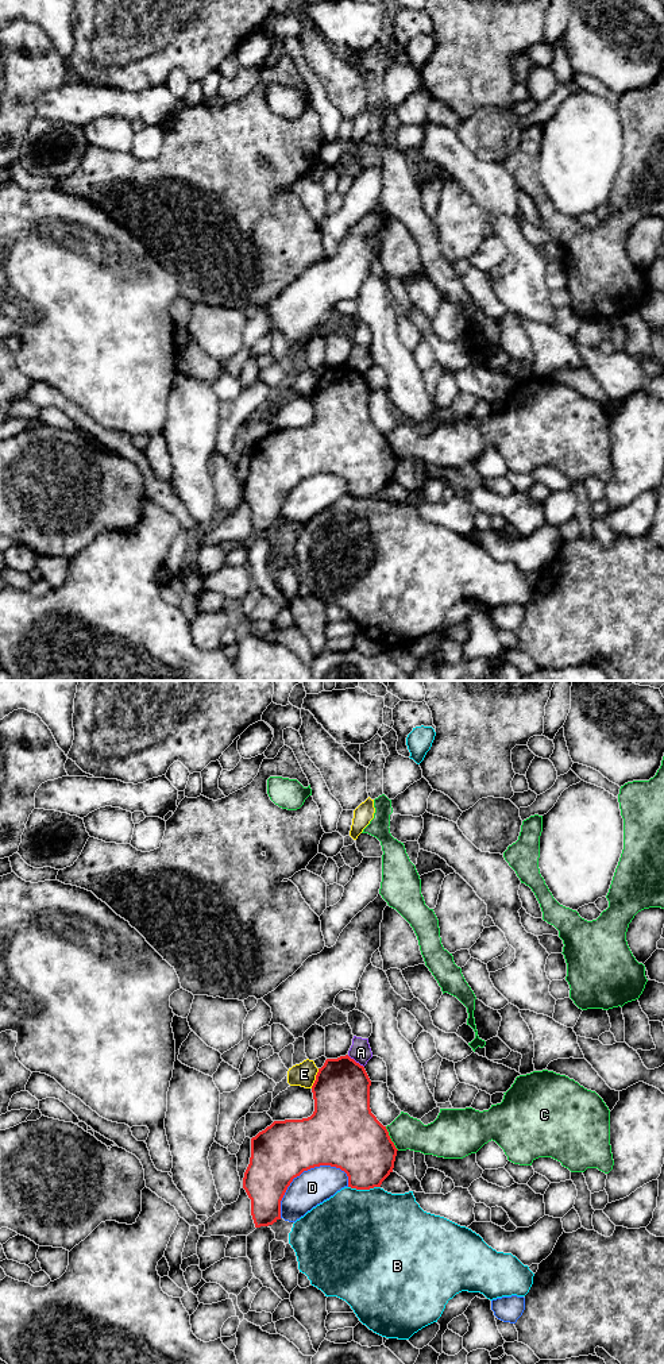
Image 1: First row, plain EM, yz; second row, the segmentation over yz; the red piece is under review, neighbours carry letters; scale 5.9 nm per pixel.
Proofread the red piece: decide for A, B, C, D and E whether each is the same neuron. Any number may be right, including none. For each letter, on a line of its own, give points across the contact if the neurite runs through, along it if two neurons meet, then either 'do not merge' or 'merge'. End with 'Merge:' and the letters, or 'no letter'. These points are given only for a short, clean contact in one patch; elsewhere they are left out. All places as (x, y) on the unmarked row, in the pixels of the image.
A: border along yz (347, 363), (363, 376); do not merge
B: do not merge
C: do not merge
D: do not merge
E: do not merge
Merge: no letter

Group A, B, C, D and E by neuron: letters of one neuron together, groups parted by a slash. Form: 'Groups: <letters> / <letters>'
Groups: A / B / C / D / E

